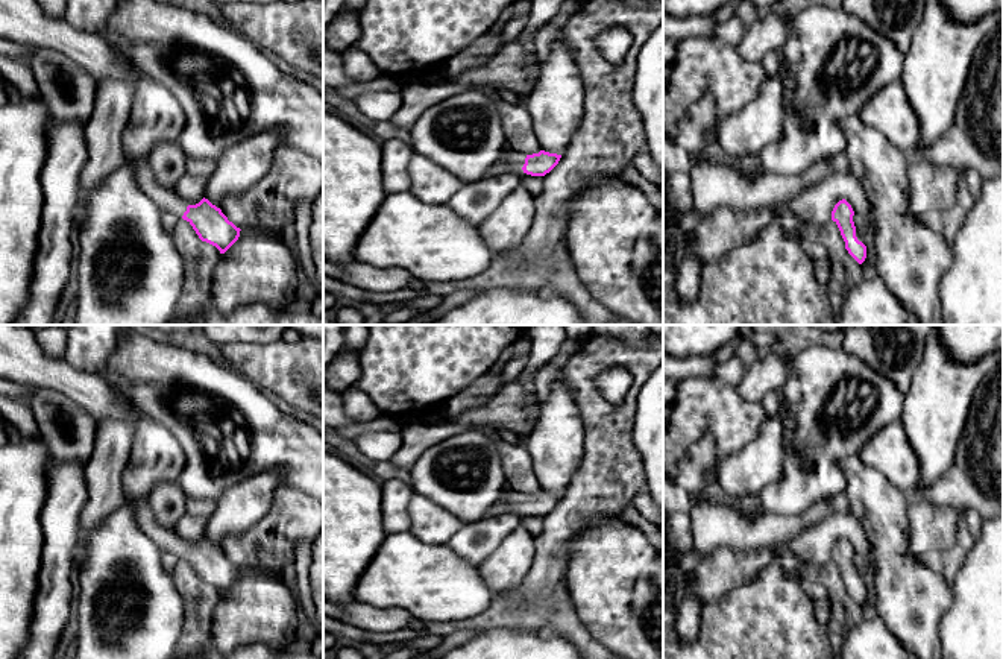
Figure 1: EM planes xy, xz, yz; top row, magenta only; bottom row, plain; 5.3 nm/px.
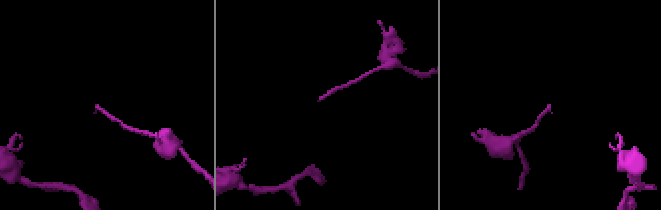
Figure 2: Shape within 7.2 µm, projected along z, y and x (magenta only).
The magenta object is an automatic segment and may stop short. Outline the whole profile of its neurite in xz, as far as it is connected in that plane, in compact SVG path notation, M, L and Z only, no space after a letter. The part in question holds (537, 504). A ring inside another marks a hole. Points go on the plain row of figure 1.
M505 489L498 503L489 510L487 516L496 516L514 510L522 510L531 516L545 516L560 501L561 495L540 490L539 493L525 495L511 489Z

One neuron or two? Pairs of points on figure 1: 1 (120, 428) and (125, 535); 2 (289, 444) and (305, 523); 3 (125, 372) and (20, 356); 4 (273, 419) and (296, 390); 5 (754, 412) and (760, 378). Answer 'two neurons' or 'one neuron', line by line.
1: two neurons
2: two neurons
3: two neurons
4: two neurons
5: two neurons

